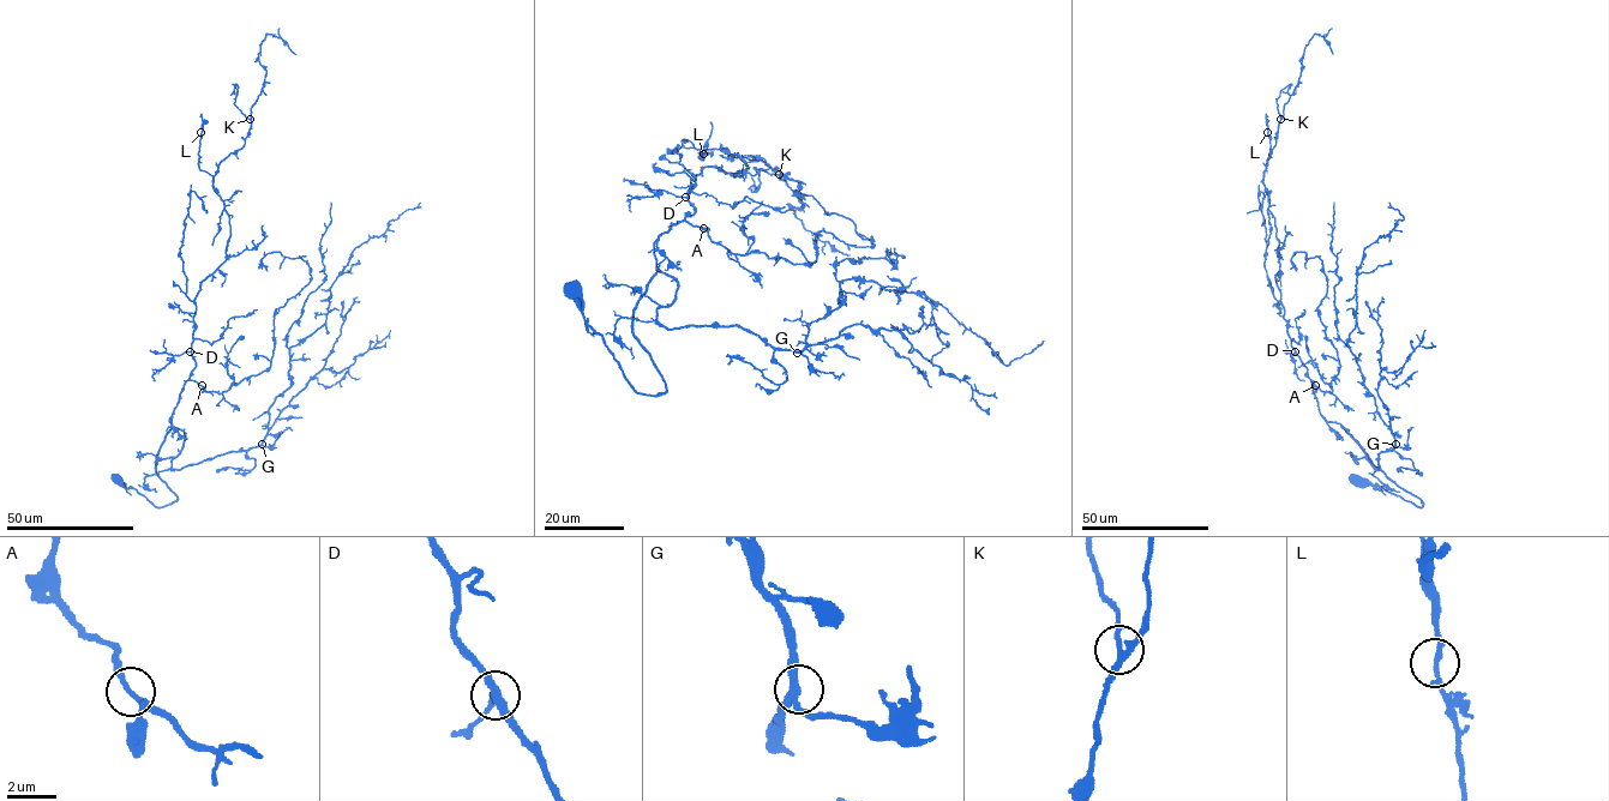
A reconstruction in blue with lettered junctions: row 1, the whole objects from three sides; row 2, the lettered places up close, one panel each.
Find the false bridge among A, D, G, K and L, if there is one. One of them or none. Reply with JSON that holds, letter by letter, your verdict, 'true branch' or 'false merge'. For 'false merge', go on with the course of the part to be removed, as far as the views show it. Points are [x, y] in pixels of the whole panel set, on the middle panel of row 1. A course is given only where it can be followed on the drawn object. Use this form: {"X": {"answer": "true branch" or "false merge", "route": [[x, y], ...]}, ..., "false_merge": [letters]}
{"A": {"answer": "true branch"}, "D": {"answer": "true branch"}, "G": {"answer": "true branch"}, "K": {"answer": "true branch"}, "L": {"answer": "true branch"}, "false_merge": []}

